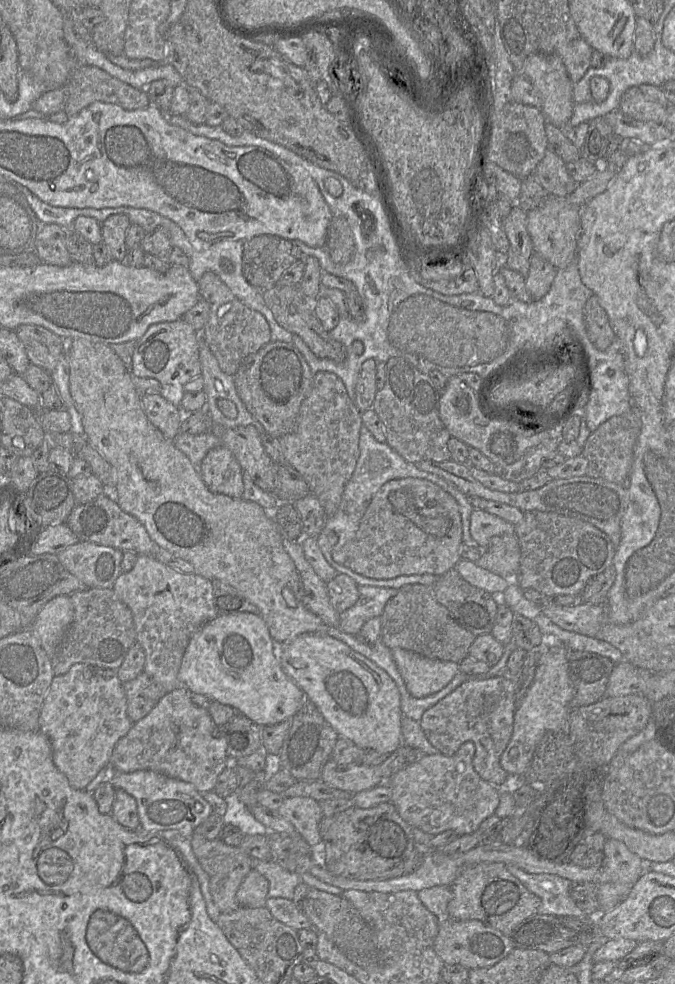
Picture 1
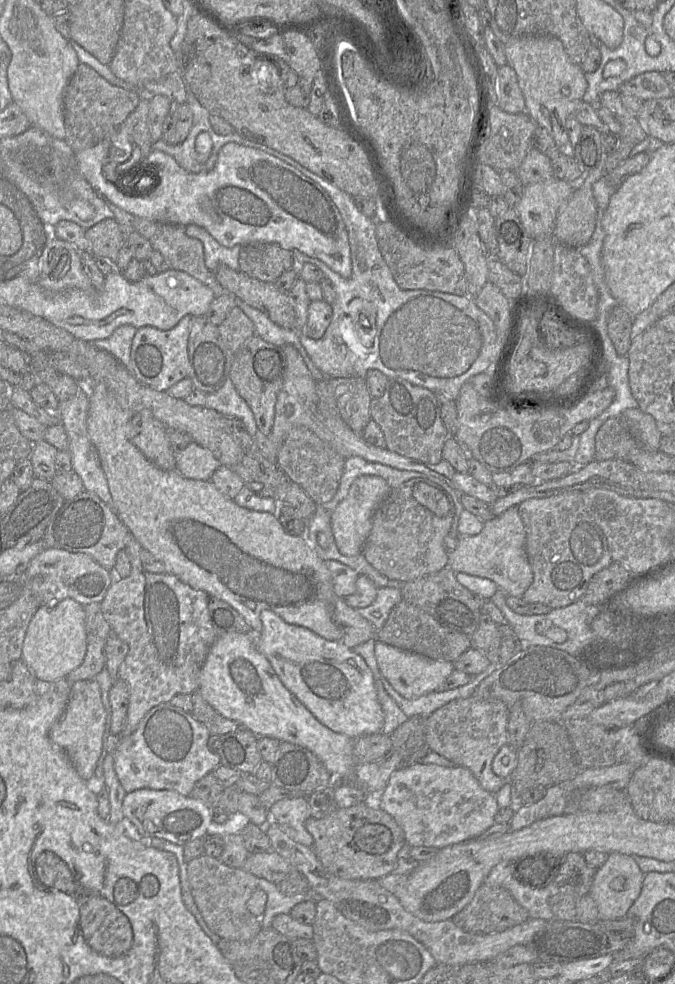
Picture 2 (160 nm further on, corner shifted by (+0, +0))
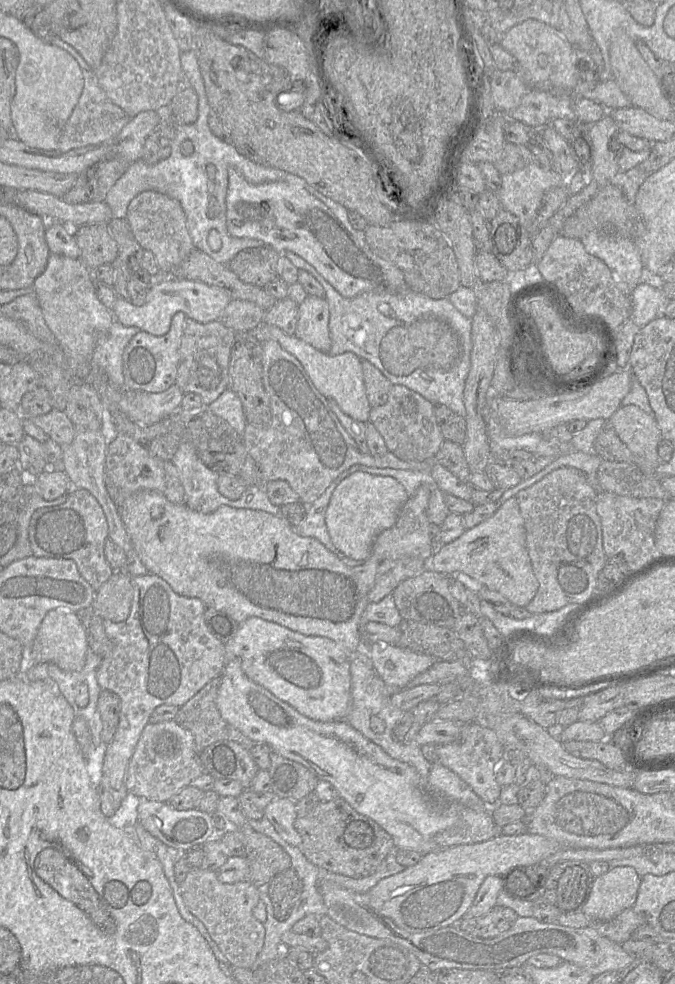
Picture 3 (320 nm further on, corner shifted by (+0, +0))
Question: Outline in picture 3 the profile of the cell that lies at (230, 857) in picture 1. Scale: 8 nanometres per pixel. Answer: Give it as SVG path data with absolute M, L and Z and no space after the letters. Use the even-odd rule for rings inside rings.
M191 868L180 883L180 892L186 907L204 924L229 964L232 967L251 968L265 939L265 927L252 913L260 901L260 889L249 881L222 883L215 871Z

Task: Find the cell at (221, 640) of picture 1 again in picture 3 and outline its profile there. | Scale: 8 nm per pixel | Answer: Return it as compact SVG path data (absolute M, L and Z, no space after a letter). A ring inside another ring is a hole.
M235 658L225 664L223 672L221 674L221 684L218 690L216 699L217 708L221 714L221 717L227 721L234 728L241 731L246 737L254 741L255 743L265 743L269 745L273 752L280 754L281 756L299 762L302 765L309 768L314 774L320 779L330 782L338 791L340 797L347 801L358 813L367 816L374 820L378 825L380 825L388 834L391 835L396 849L406 849L419 852L421 854L427 854L429 852L435 851L441 848L435 848L434 836L451 827L457 821L457 806L442 806L437 804L430 795L428 795L423 788L423 778L417 772L417 770L411 765L401 762L392 758L388 755L380 746L373 743L365 736L363 736L359 731L357 731L353 726L351 726L346 720L338 720L331 722L321 722L310 719L306 716L300 714L294 707L288 703L280 700L274 696L270 691L268 691L263 686L250 680L243 672L241 668L241 660Z

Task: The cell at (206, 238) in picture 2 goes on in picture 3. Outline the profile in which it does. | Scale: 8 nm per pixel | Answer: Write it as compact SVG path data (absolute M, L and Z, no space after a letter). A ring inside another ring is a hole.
M191 49L189 51L184 51L181 52L180 55L180 62L181 62L181 66L182 66L182 70L184 73L184 76L188 79L188 81L190 82L192 88L195 90L196 94L191 90L191 89L187 89L179 94L176 94L175 97L172 99L172 102L169 104L169 106L167 107L167 109L162 112L163 113L163 122L161 123L161 133L163 136L167 136L168 138L170 138L171 141L171 147L172 147L172 152L171 155L164 159L164 160L160 160L159 162L157 162L156 164L147 164L146 162L144 162L143 160L138 160L132 164L130 164L126 171L122 174L122 176L118 179L118 181L116 182L116 184L112 187L112 189L107 193L104 201L105 203L110 207L111 211L112 211L112 217L115 219L125 219L126 218L126 214L127 214L127 209L128 206L130 204L130 202L140 193L142 193L143 191L147 191L147 190L153 190L153 191L157 191L161 194L167 195L168 197L177 200L186 215L186 225L187 225L187 229L188 232L190 234L190 237L193 241L193 244L195 246L196 249L201 250L202 252L204 252L205 254L207 254L208 256L210 256L212 259L214 259L216 262L221 263L223 265L227 265L229 264L234 257L241 251L245 250L245 249L249 249L249 248L255 248L255 247L262 247L265 244L262 241L256 240L256 239L250 239L250 238L236 238L233 237L229 234L228 230L227 230L227 225L226 225L226 196L227 196L227 190L228 190L228 169L230 167L234 167L236 168L241 174L242 176L245 178L245 180L251 184L263 184L263 183L267 183L267 182L285 182L287 184L290 184L296 188L303 188L306 191L309 192L309 186L314 189L316 191L316 189L314 187L312 187L311 185L309 185L303 178L285 172L283 170L277 169L277 168L273 168L273 167L269 167L269 166L265 166L265 165L261 165L261 164L257 164L253 161L251 161L250 159L246 158L245 156L243 156L242 154L240 154L236 148L230 146L230 144L225 143L224 141L222 141L221 139L219 139L218 137L216 137L210 130L209 128L209 124L208 124L208 119L210 114L212 113L212 110L209 106L208 100L207 100L207 96L206 96L206 92L205 92L205 87L204 87L204 82L203 82L203 78L200 72L200 68L199 68L199 63L198 63L198 58L197 58L197 53L195 49ZM184 141L190 141L193 145L193 153L189 156L185 156L182 154L181 152L181 146L183 144ZM210 204L216 204L216 217L215 218L209 218L208 217L208 210L209 210L209 205Z

